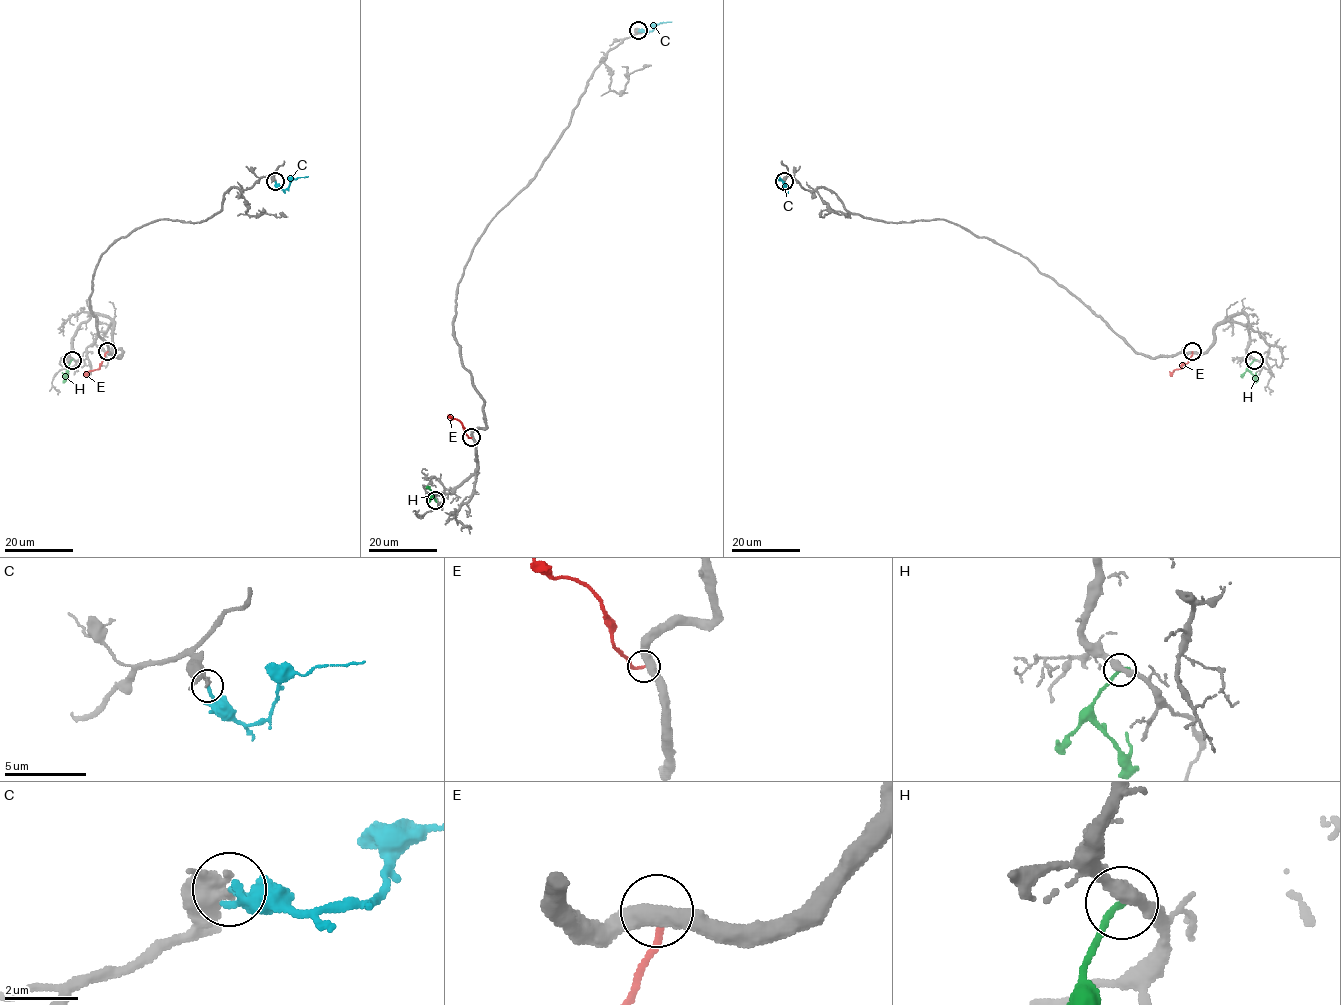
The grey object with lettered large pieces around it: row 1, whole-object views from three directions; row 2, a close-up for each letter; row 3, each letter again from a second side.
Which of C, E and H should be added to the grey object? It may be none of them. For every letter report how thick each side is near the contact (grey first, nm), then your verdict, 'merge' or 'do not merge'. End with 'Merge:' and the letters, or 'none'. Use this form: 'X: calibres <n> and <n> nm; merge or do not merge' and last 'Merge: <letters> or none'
C: calibres 240 and 170 nm; merge
E: calibres 480 and 150 nm; do not merge
H: calibres 400 and 220 nm; do not merge
Merge: C

